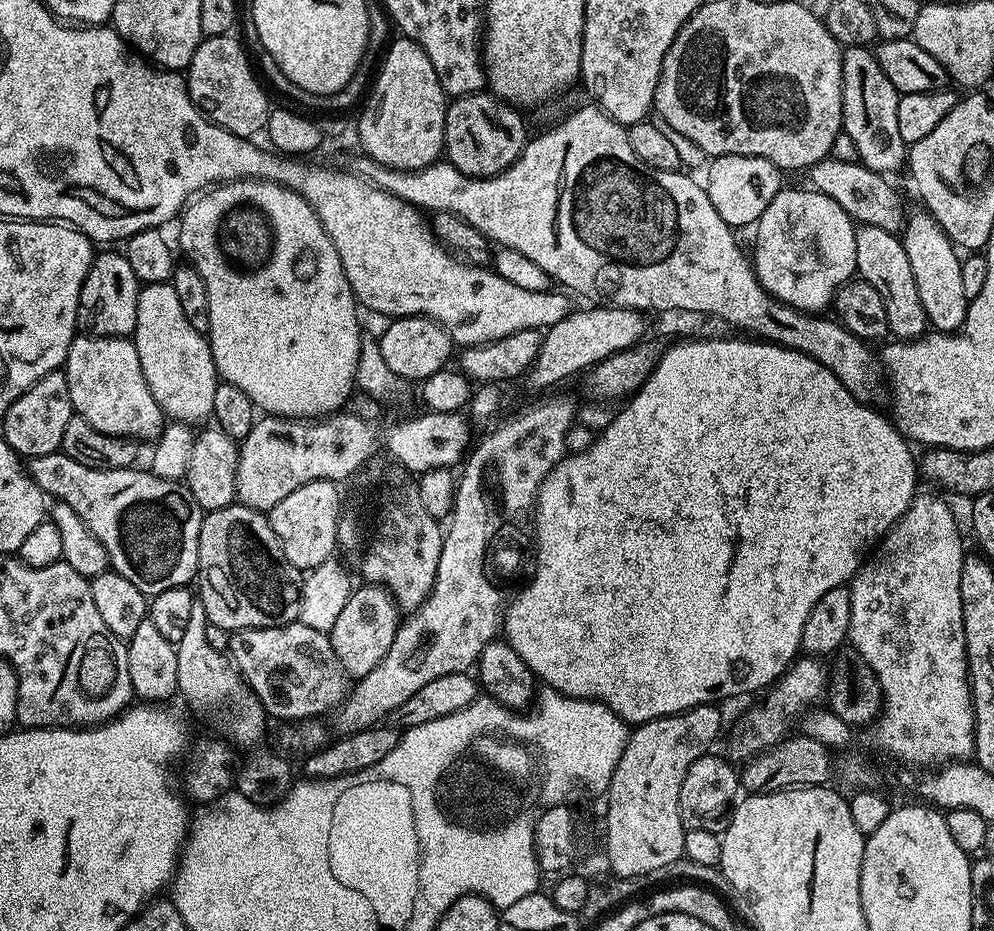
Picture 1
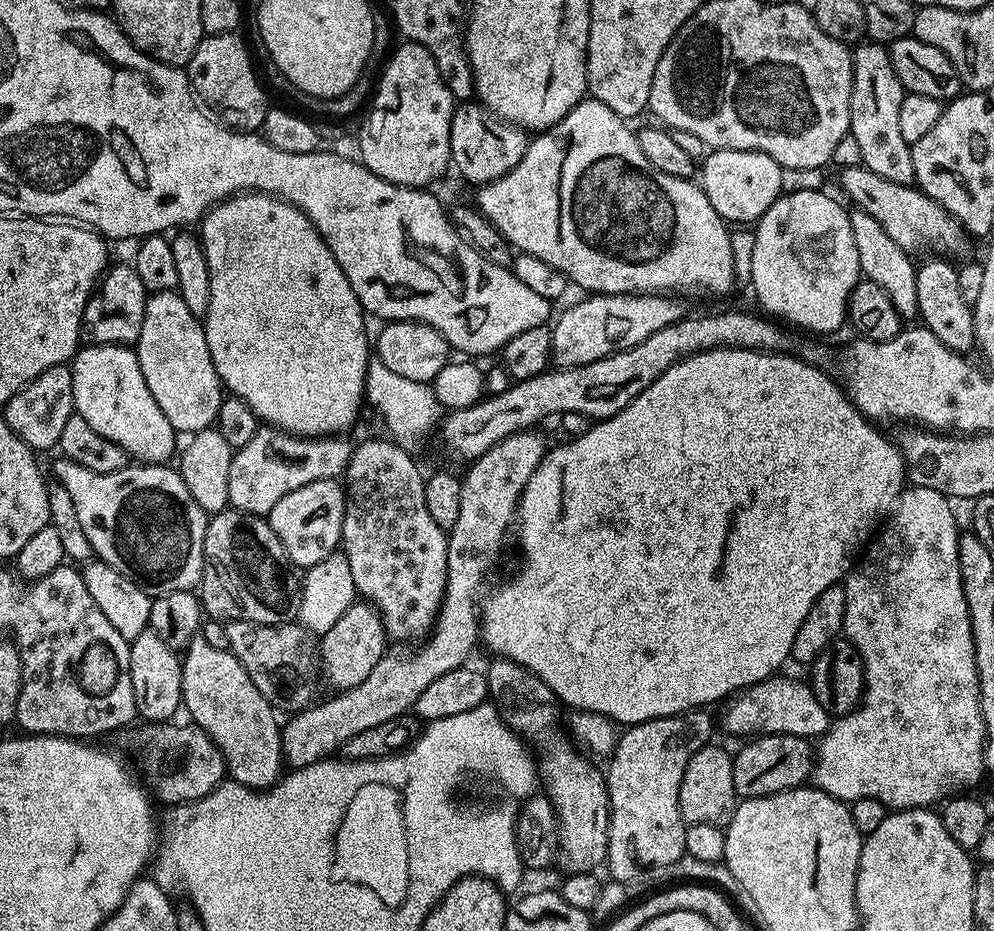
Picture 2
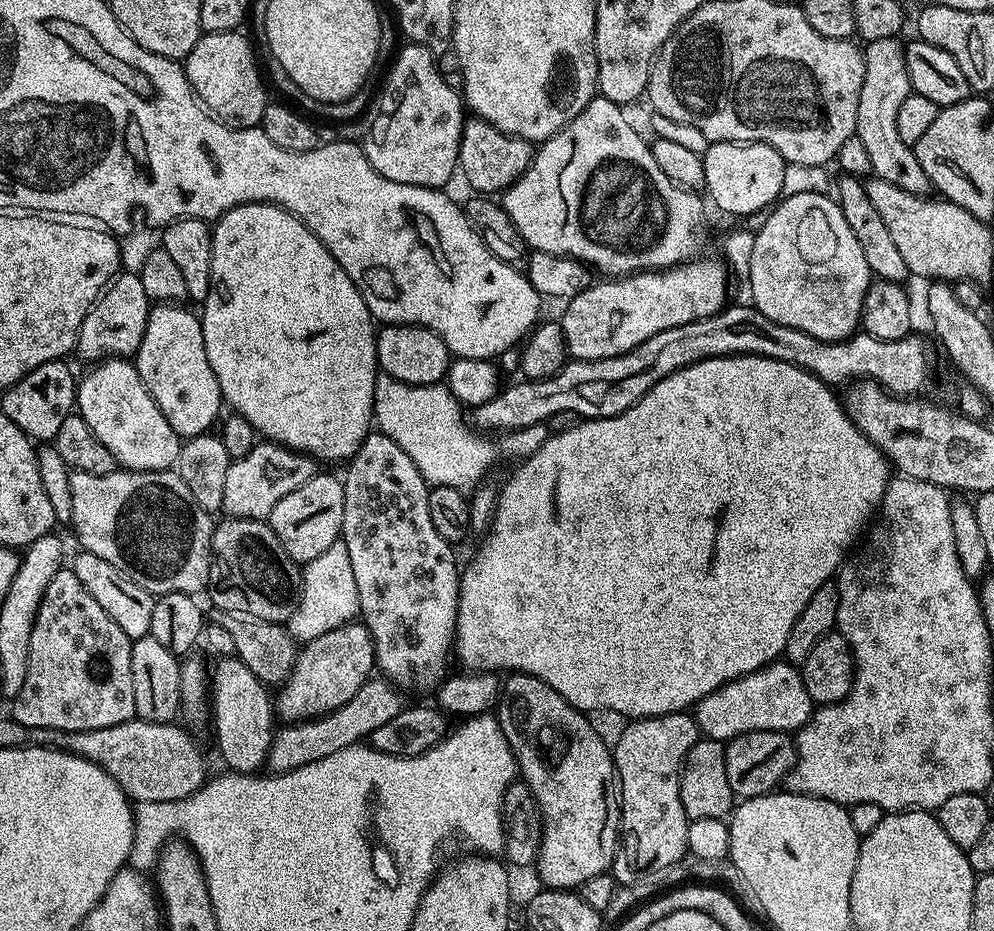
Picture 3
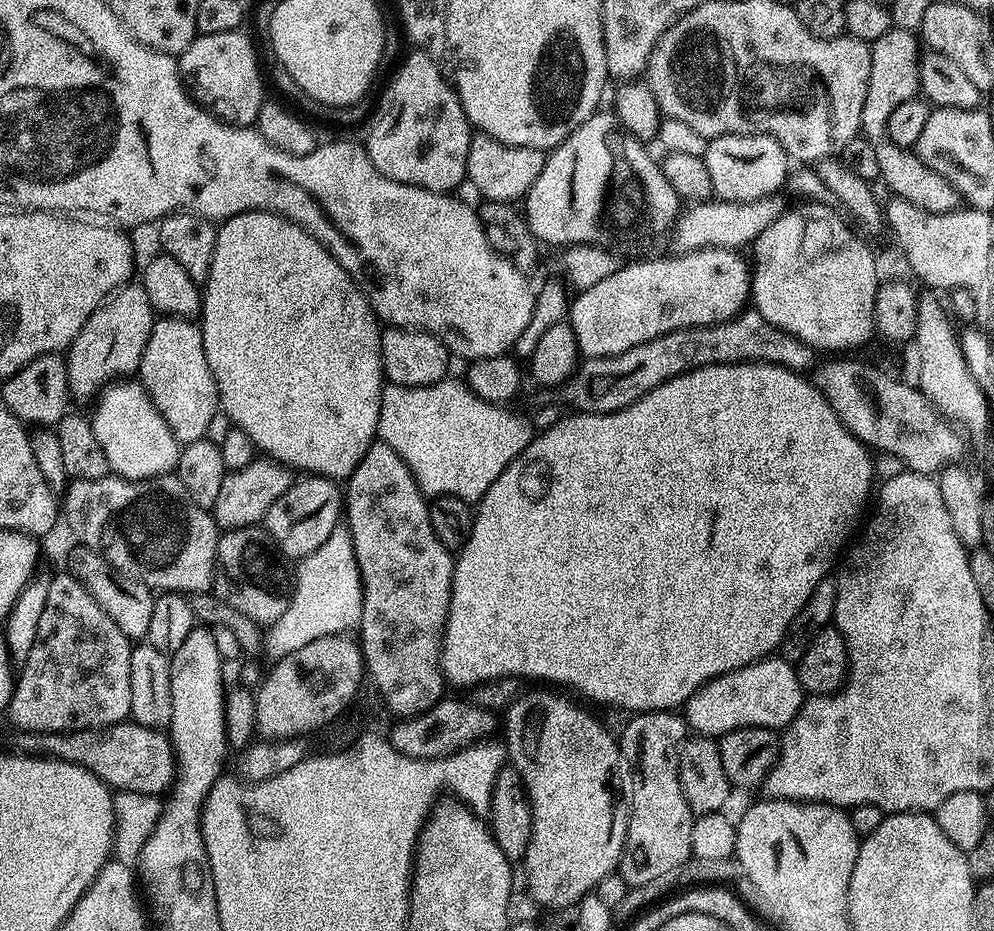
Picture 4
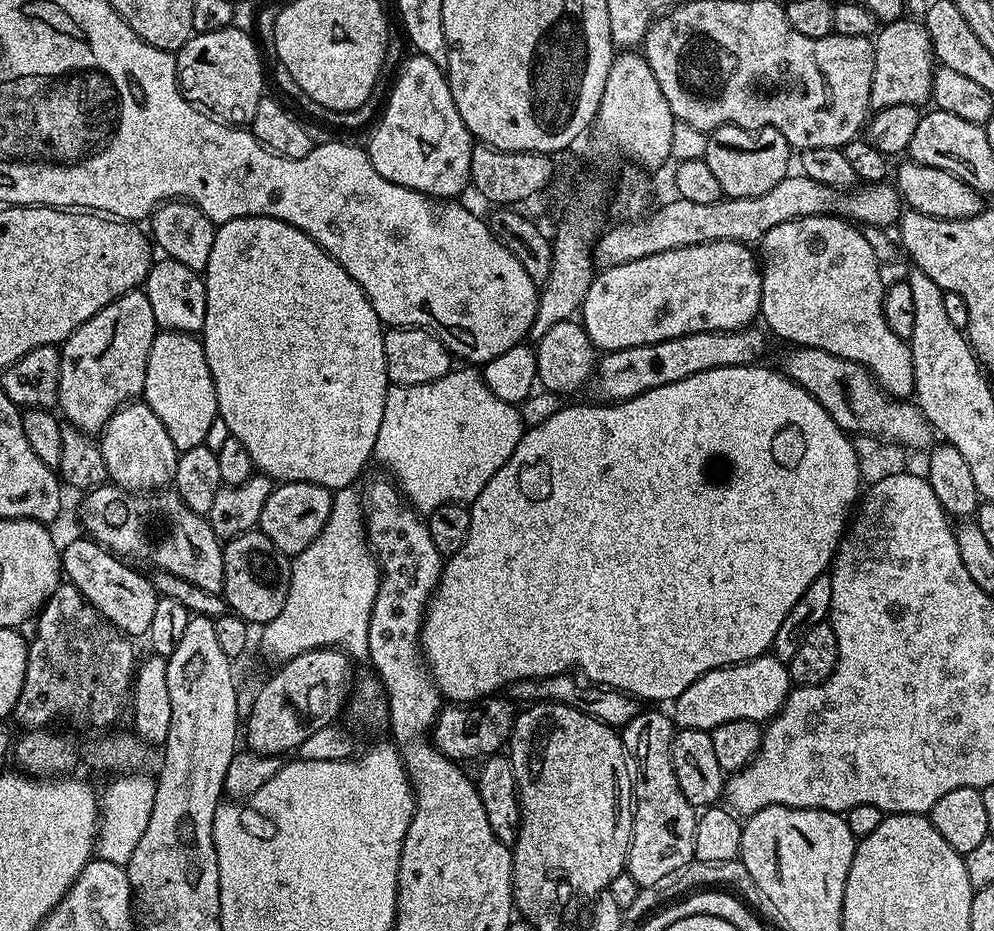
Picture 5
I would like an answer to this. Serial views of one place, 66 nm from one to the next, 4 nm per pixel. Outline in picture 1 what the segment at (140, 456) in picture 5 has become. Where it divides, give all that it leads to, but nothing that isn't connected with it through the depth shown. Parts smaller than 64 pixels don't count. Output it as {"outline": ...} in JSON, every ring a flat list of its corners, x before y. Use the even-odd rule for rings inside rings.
{"outline":[[78,334,72,340,68,357,64,360,62,371,70,386,70,402,75,415,86,418,94,430,111,436,127,436,129,440,143,442,155,441,166,424,166,417,154,402,150,386,146,386,146,377,142,374,142,362,138,362,138,350,131,339,123,336,94,336]]}

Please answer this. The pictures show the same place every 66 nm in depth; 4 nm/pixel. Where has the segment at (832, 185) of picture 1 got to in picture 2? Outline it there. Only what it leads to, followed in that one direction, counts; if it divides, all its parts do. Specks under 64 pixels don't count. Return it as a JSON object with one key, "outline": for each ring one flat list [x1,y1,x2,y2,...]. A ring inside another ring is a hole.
{"outline":[[863,166,845,168,839,175,841,186,844,187,845,194,856,203,855,207,877,220,878,226,882,226,882,230,886,230,886,234,890,234,890,238,894,238,894,242,898,242,898,246,902,246,904,252,909,254,928,252,924,254,935,254,940,258,957,258,956,256,962,255,967,250,970,237,964,227,945,208,938,206,934,198,930,198,919,188,912,184,890,182,890,178,882,178,882,174,874,174,874,170]]}

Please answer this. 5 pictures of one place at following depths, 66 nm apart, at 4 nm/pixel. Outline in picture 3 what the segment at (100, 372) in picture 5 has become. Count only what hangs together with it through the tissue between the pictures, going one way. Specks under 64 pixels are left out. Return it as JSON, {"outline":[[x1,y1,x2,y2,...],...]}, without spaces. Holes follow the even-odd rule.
{"outline":[[121,271,112,283,101,292,96,305,86,314,76,340,75,351,87,362,99,362,109,358,135,357,138,346,146,334,146,322,150,301,135,271]]}

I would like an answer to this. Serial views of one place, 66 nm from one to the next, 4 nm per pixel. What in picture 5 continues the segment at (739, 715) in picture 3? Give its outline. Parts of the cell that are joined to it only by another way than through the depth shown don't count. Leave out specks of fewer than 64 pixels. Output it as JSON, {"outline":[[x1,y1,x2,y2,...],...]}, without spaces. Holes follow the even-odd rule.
{"outline":[[765,654,741,664,731,664,702,674,676,700,671,701,670,715,677,729,689,728,711,732,722,722,755,720,767,722,780,715,780,707,786,702,794,685,788,677,788,665,777,656]]}

